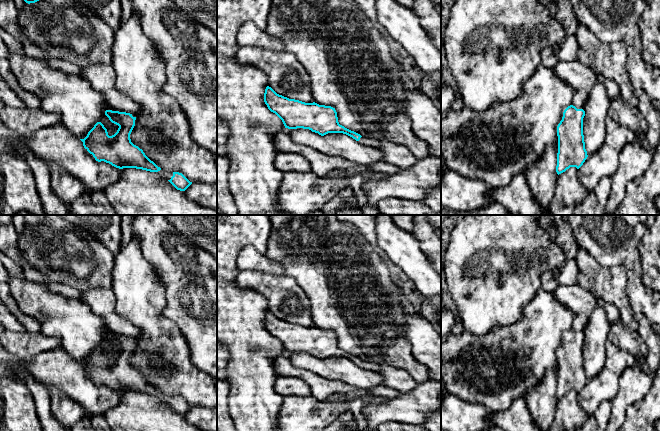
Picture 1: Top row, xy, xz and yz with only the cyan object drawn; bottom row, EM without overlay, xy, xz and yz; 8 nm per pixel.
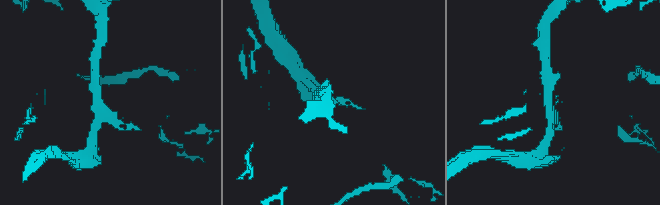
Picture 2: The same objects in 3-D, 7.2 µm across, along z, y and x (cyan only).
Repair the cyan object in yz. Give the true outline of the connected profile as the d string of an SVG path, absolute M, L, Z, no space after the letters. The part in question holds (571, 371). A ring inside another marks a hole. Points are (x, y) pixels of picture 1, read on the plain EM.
M568 330L557 350L558 377L557 398L565 396L570 391L579 393L587 383L583 359L583 342L585 335L575 330Z

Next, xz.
M267 310L264 317L264 326L268 333L275 337L288 353L309 353L312 356L324 360L328 357L343 357L359 367L374 372L380 371L380 365L363 361L351 355L338 346L337 336L331 330L319 329L315 326L305 327L295 323L289 323L277 318Z

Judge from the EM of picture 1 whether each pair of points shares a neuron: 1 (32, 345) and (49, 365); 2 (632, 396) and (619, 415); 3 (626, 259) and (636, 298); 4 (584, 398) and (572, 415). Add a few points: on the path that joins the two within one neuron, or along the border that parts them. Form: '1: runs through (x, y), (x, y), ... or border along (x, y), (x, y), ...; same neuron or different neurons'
1: border along (60, 345), (38, 352), (29, 360), (20, 360); different neurons
2: runs through (627, 401), (619, 410); same neuron
3: runs through (634, 269), (635, 288); same neuron
4: border along (576, 393), (578, 404), (589, 415); different neurons

